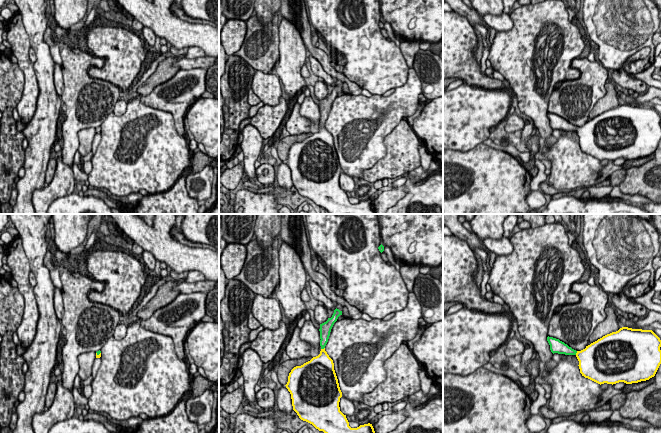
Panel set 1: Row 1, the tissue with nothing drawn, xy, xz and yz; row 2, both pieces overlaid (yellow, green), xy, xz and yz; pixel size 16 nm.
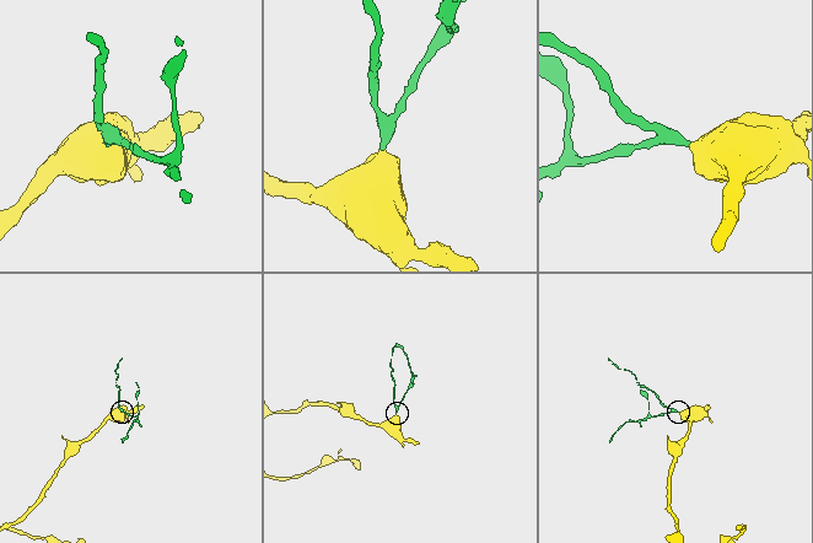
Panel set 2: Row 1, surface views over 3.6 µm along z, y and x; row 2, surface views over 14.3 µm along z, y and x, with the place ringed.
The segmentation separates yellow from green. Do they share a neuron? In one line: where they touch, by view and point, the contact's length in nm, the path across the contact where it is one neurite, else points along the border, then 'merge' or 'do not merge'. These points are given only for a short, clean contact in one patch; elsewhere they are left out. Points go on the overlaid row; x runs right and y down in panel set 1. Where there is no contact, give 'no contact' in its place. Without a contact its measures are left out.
contact xz (322, 349); length 70 nm; way xz (322, 364), (322, 349), (324, 334); merge

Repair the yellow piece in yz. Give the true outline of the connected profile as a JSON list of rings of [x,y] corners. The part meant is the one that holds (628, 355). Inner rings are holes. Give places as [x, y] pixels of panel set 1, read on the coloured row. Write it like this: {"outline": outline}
{"outline": [[[622,327],[581,351],[553,337],[547,341],[553,354],[575,355],[582,376],[600,385],[649,380],[661,364],[661,340],[652,330]]]}

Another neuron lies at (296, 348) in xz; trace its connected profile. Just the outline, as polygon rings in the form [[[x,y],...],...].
[[[298,326],[294,329],[292,337],[286,346],[286,354],[290,359],[299,359],[307,357],[316,357],[320,354],[321,346],[317,348],[300,339],[300,330]]]

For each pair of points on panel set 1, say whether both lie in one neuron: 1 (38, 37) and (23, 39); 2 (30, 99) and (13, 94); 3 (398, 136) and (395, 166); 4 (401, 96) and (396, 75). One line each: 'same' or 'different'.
1: different
2: different
3: same
4: different

